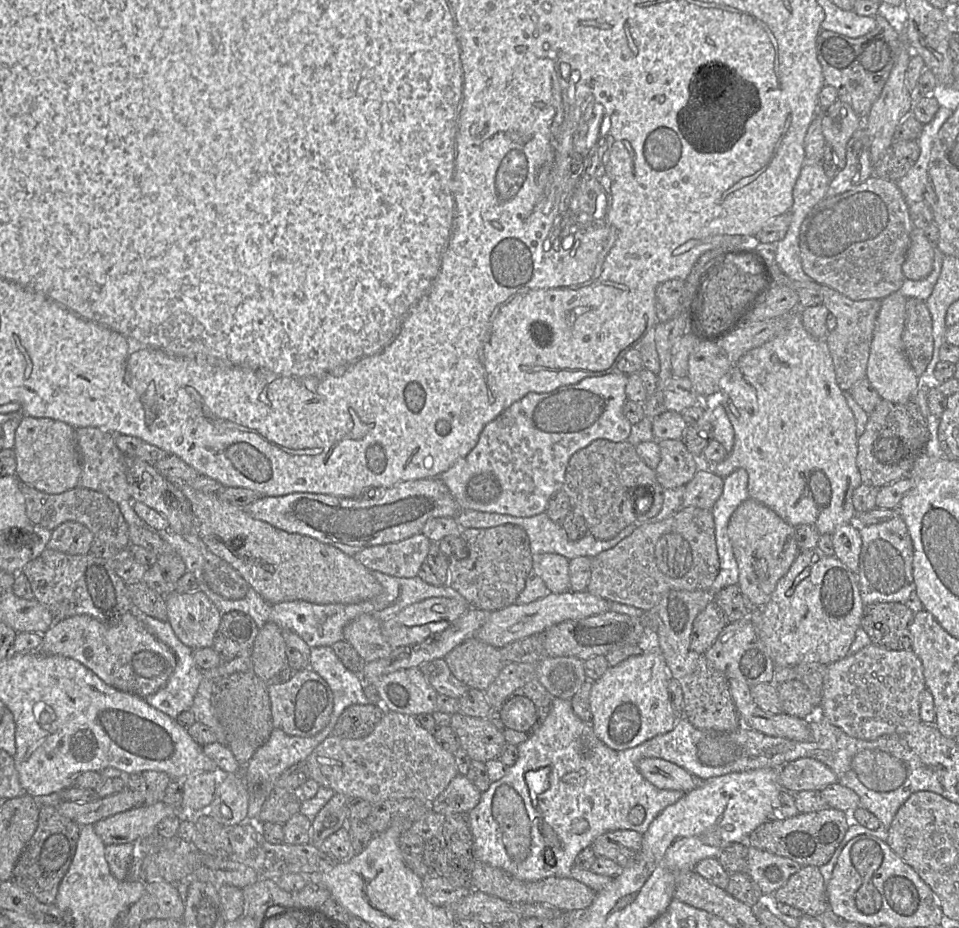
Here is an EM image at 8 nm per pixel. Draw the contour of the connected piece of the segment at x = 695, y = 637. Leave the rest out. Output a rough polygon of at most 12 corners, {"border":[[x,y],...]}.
{"border":[[713,601],[695,618],[690,647],[704,654],[727,625]]}

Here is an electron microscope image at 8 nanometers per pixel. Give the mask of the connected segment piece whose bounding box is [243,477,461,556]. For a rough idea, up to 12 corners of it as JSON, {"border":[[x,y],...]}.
{"border":[[439,477],[357,498],[264,496],[252,518],[355,556],[461,508]]}

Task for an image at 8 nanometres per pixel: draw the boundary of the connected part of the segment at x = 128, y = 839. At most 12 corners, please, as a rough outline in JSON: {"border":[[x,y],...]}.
{"border":[[138,805],[96,822],[105,845],[136,843],[180,808]]}

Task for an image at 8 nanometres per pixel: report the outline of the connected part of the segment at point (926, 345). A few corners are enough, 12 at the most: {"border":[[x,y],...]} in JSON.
{"border":[[907,298],[903,350],[921,377],[933,350],[925,301]]}

